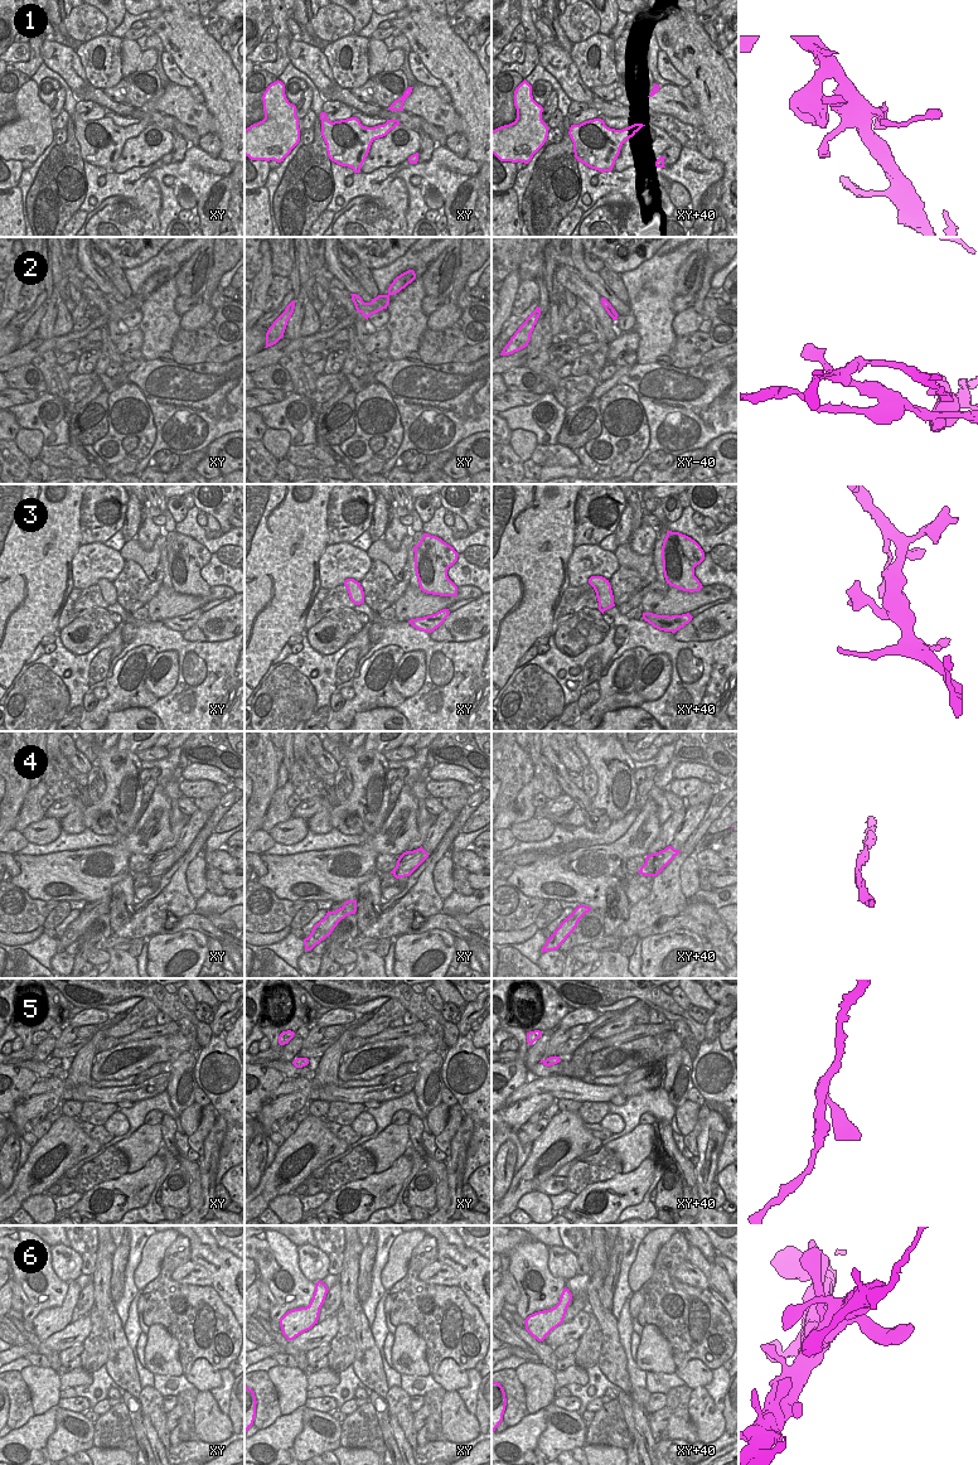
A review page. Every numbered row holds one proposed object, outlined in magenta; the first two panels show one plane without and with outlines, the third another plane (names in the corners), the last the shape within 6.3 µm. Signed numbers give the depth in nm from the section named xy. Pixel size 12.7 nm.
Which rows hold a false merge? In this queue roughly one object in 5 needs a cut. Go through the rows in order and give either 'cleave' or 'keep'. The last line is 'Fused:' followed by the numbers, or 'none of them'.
1: keep
2: cleave
3: keep
4: keep
5: keep
6: keep
Fused: 2

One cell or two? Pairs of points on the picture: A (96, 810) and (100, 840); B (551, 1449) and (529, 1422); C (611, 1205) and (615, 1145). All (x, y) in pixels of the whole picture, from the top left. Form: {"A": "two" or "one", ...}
{"A": "two", "B": "two", "C": "two"}

